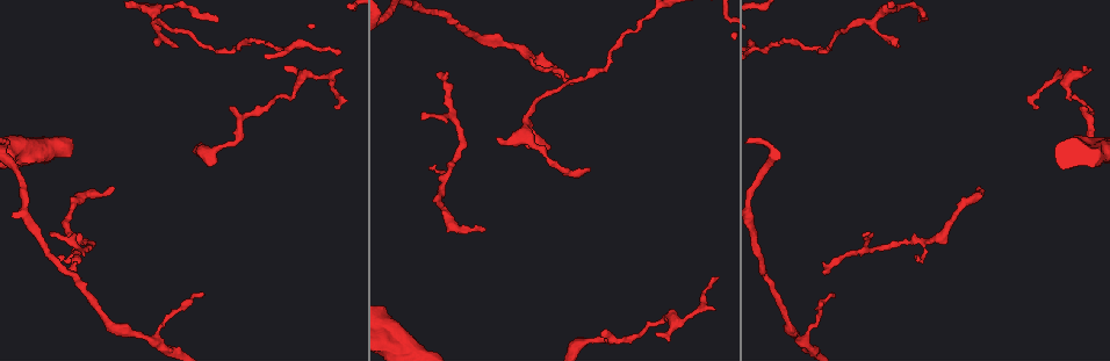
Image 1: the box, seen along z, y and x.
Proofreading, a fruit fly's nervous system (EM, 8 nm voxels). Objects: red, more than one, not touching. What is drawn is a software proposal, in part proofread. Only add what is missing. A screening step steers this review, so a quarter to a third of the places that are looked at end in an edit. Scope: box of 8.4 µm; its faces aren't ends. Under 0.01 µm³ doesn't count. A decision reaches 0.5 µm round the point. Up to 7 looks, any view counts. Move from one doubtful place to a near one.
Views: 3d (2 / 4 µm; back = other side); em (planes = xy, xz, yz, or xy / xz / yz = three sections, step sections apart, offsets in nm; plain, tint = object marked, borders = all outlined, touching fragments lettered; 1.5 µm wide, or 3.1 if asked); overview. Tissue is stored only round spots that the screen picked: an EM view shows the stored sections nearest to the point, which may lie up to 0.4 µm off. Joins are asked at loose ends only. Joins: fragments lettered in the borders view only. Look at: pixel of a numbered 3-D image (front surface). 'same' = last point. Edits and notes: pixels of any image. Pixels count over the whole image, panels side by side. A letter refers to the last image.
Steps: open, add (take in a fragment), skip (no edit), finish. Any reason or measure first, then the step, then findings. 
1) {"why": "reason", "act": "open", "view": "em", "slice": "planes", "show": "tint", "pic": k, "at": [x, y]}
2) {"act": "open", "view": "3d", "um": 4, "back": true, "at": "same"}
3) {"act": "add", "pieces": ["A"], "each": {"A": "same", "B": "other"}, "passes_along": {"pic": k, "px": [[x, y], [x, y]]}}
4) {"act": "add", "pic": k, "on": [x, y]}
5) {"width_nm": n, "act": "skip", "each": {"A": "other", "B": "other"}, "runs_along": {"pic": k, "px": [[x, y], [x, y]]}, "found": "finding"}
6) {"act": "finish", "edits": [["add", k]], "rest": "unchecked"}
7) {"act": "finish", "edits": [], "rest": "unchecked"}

{"act": "open", "view": "3d", "um": 4, "pic": 1, "at": [218, 18]}

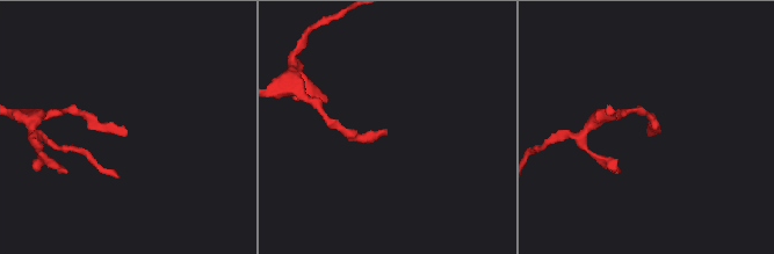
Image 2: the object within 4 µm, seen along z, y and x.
{"act": "open", "view": "em", "slice": "planes", "show": "borders", "pic": 2, "at": [384, 133]}

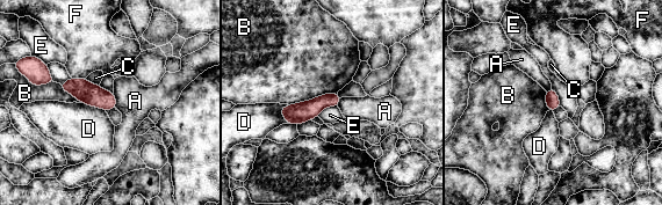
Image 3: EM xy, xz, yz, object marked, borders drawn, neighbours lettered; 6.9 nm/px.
{"act": "skip", "each": {"A": "other", "B": "other", "C": "other", "D": "other", "E": "other", "F": "other"}, "runs_along": {"pic": 3, "px": [[337, 99], [304, 111], [283, 111]]}, "found": "no lettered fragment goes on from it"}

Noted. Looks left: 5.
{"why": "an open end", "act": "open", "view": "3d", "um": 2, "pic": 1, "at": [1085, 66]}

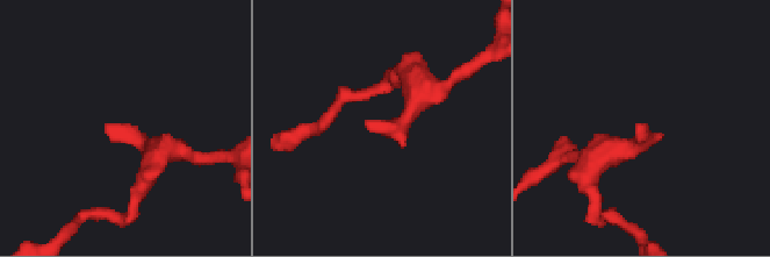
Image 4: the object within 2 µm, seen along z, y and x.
{"act": "open", "view": "em", "slice": "planes", "show": "plain", "pic": 4, "at": [367, 124]}

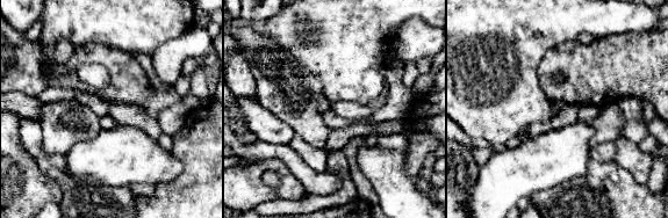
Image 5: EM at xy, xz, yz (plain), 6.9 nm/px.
{"act": "open", "view": "em", "slice": "planes", "show": "borders", "at": "same"}

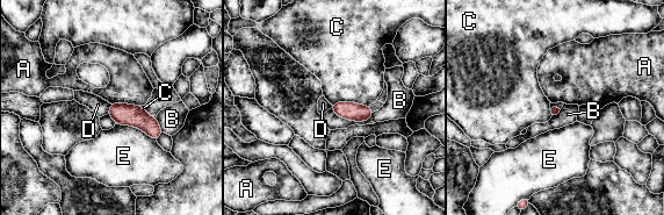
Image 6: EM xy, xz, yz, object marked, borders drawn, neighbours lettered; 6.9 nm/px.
{"act": "skip", "each": {"A": "other", "B": "other", "C": "other", "D": "other", "E": "other"}, "border": {"pic": 6, "px": [[331, 107], [355, 121], [374, 112]]}, "found": "none of them fits"}

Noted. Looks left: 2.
{"why": "an open end", "act": "open", "view": "3d", "um": 2, "pic": 1, "at": [429, 167]}

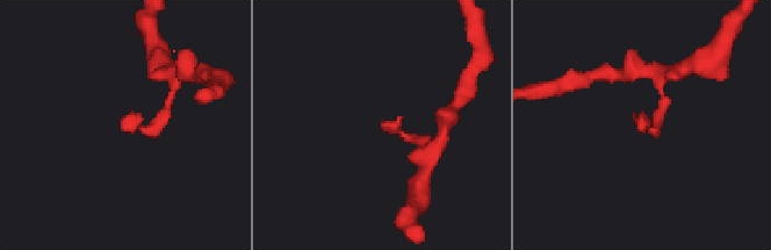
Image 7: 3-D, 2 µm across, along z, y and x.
{"why": "now the EM", "act": "open", "view": "em", "slice": "planes", "show": "borders", "pic": 7, "at": [385, 126]}

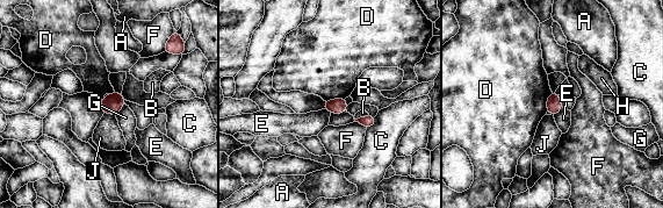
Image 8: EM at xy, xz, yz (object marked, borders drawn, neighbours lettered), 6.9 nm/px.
{"width_nm": 110, "act": "skip", "each": {"A": "other", "B": "other", "C": "other", "D": "other", "E": "other", "F": "other", "G": "other", "H": "other", "J": "other"}, "found": "none of them fits"}

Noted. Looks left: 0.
{"act": "finish", "edits": [], "rest": "unchecked"}

